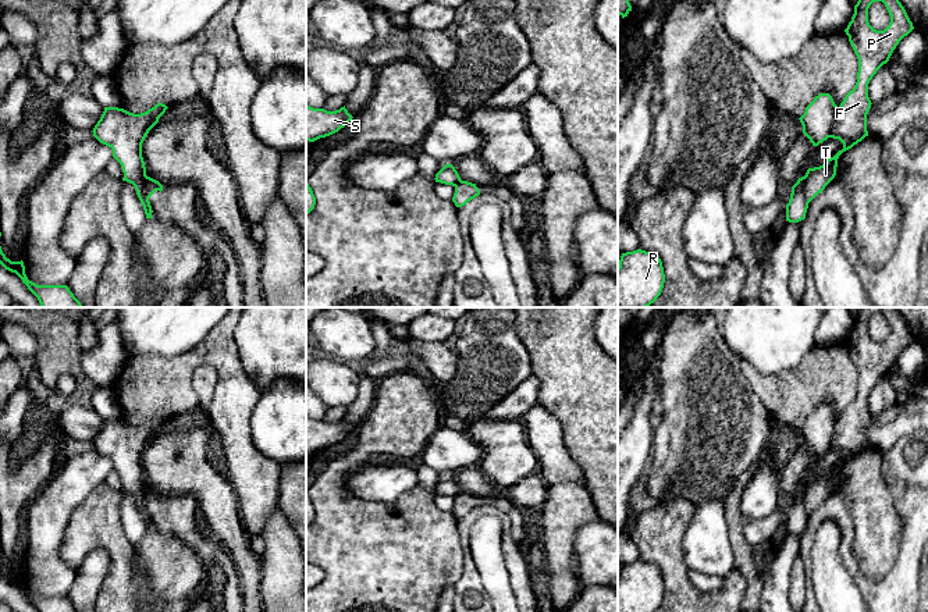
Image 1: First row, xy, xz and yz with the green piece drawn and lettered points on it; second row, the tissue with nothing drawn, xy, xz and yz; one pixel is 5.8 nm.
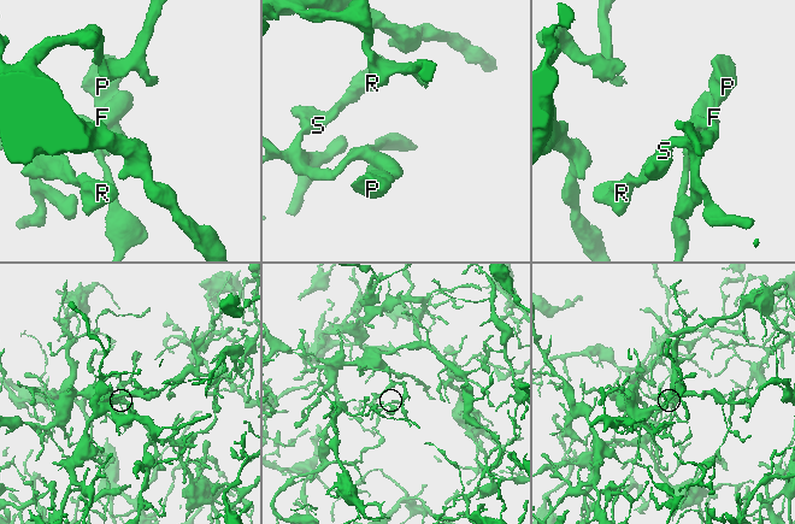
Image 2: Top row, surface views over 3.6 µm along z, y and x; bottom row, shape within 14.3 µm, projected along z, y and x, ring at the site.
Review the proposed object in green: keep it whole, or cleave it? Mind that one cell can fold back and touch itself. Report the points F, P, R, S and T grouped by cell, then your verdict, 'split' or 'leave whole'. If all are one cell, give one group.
F P T / R S | split

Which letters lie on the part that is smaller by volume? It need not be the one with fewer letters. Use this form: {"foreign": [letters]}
{"foreign": ["F", "P", "T"]}

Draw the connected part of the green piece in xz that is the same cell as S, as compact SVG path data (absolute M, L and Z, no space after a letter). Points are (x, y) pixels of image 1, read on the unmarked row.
M306 416L306 452L314 453L330 448L348 437L352 430L345 417L335 423L327 423Z

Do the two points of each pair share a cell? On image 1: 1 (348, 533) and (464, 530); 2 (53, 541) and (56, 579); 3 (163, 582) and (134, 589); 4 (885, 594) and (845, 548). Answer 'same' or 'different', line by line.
1: different
2: same
3: different
4: same

